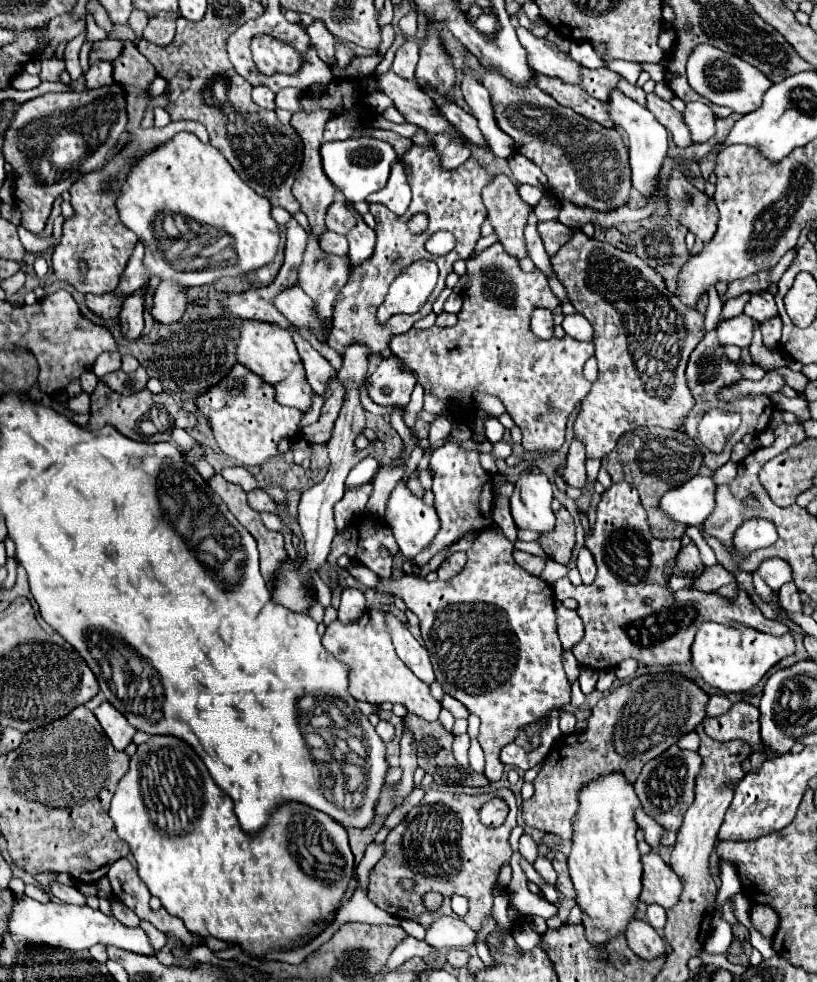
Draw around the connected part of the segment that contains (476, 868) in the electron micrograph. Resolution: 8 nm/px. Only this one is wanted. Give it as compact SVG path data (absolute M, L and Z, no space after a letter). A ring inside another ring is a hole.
M501 788L497 792L479 794L479 796L467 796L467 794L447 794L439 790L427 790L425 804L417 806L409 818L405 818L399 826L395 826L385 844L387 854L371 868L369 872L369 898L375 906L381 910L403 918L413 920L421 924L425 930L433 922L433 914L429 914L423 904L421 896L429 890L443 894L443 916L453 916L451 912L451 896L459 894L469 900L469 914L465 918L465 924L473 930L479 930L487 916L491 916L493 908L493 886L497 882L499 870L503 864L509 864L511 860L511 844L509 834L515 828L515 796L511 790ZM491 798L501 798L509 806L509 814L505 822L499 828L489 828L479 820L479 810L485 802ZM401 880L413 880L415 886L411 892L401 888Z

